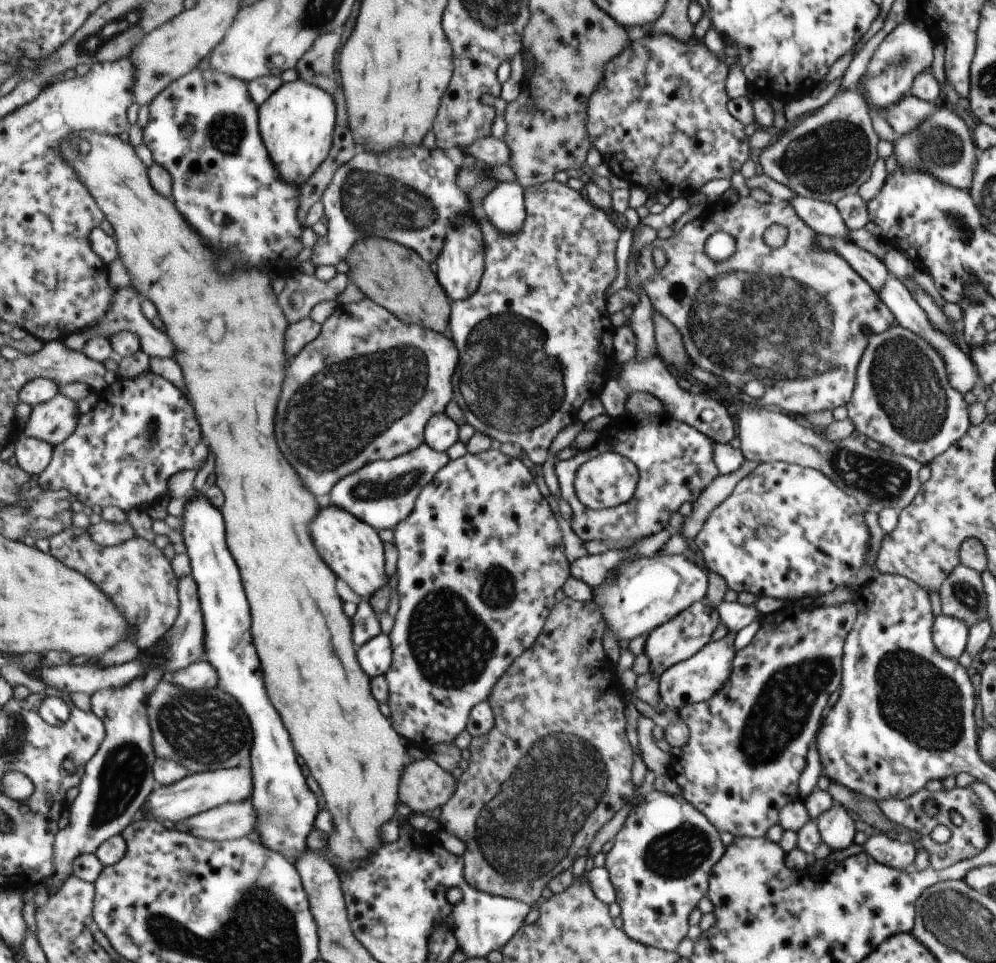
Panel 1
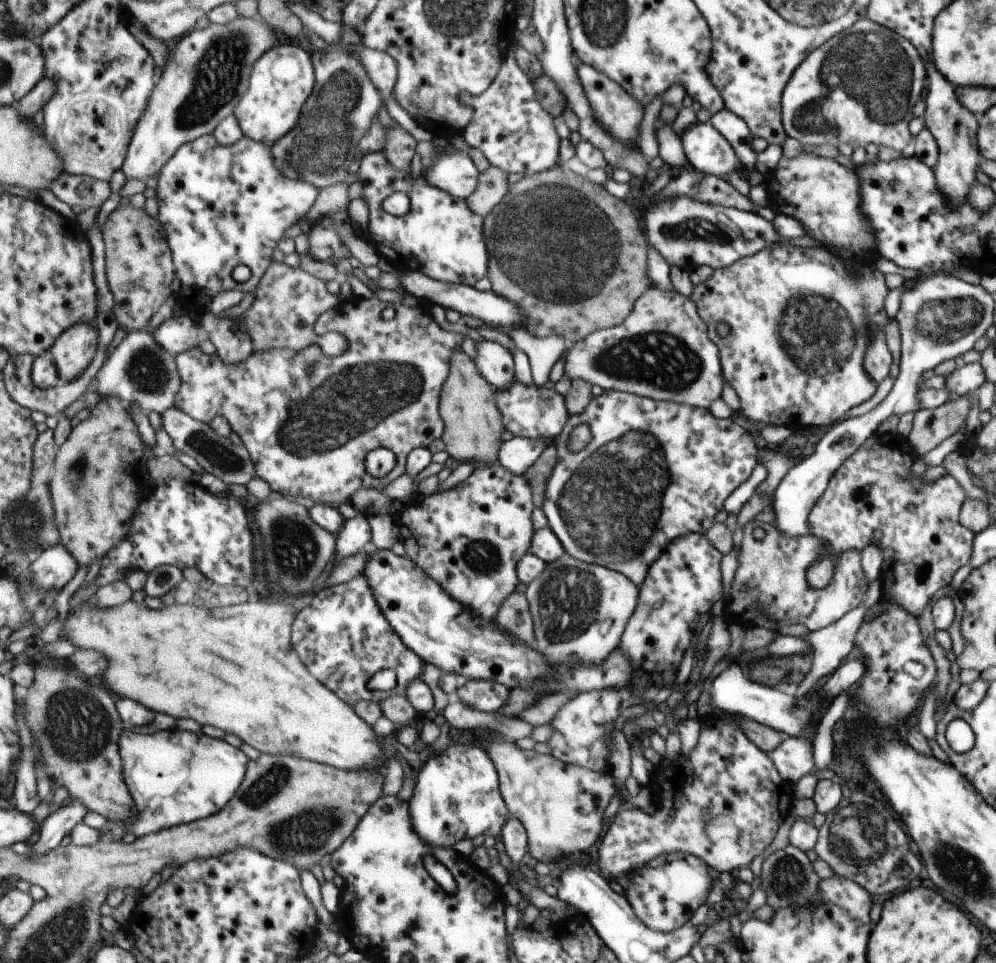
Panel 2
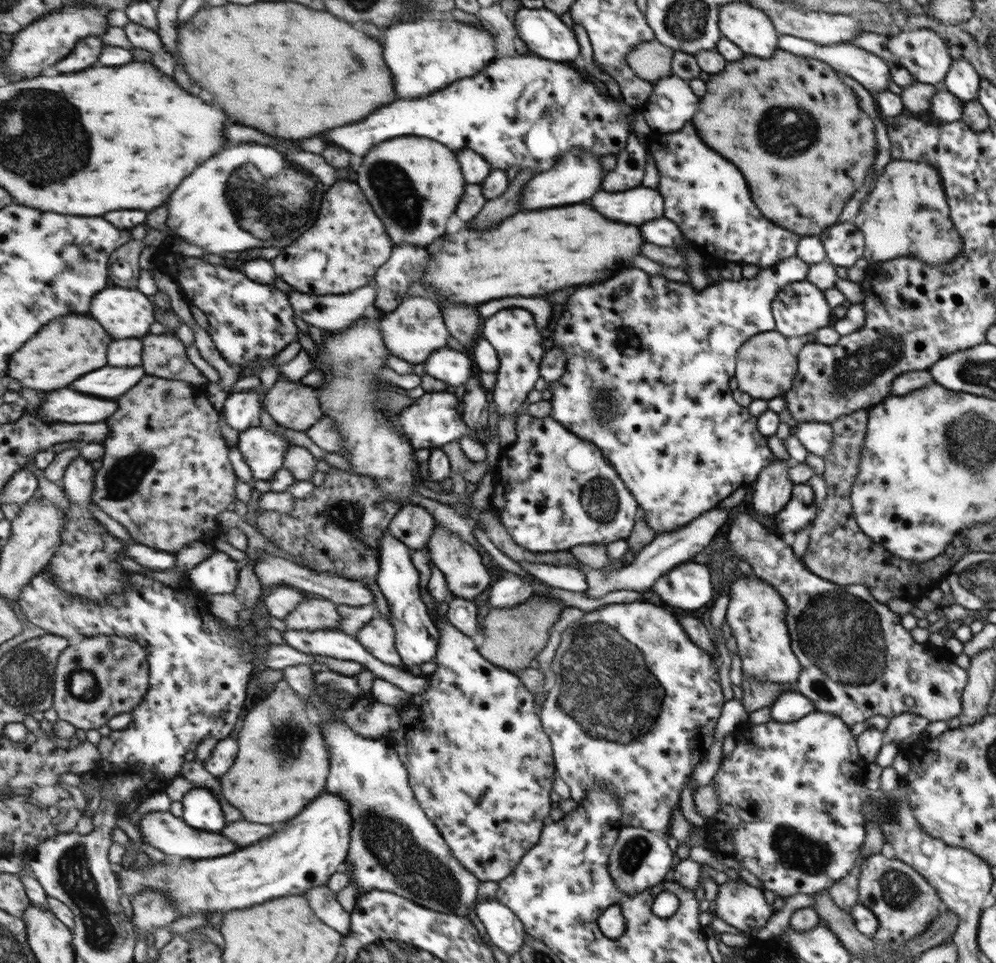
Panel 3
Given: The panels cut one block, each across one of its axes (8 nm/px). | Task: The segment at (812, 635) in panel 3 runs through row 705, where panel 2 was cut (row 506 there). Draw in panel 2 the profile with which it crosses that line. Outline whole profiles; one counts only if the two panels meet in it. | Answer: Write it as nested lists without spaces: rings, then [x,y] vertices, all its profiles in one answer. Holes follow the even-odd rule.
[[[874,432],[831,474],[823,494],[813,504],[807,516],[809,533],[821,540],[827,540],[827,544],[831,546],[827,549],[831,562],[835,560],[835,556],[847,550],[860,551],[867,544],[875,544],[879,548],[883,566],[878,576],[883,594],[871,608],[867,608],[863,620],[871,620],[873,616],[877,616],[883,602],[895,602],[899,608],[907,610],[907,614],[919,616],[929,604],[931,596],[941,588],[948,588],[955,571],[967,565],[973,555],[974,534],[958,521],[961,506],[966,500],[965,492],[949,475],[937,478],[933,484],[923,484],[921,477],[911,476],[909,472],[914,460],[915,455],[906,437],[896,433]],[[875,528],[882,532],[879,542],[873,540]]]

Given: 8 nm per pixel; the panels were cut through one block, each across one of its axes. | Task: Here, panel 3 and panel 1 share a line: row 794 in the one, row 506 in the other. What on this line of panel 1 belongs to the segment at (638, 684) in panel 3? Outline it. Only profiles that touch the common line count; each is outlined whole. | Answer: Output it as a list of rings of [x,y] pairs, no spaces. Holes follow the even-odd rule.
[[[624,410],[619,420],[610,419],[610,425],[595,444],[570,459],[559,459],[554,464],[560,496],[572,510],[571,530],[582,541],[633,541],[661,532],[667,528],[672,512],[684,502],[694,503],[699,493],[717,477],[712,444],[713,441],[701,431],[668,415],[636,417]],[[607,452],[628,458],[638,470],[638,481],[627,502],[593,510],[583,506],[574,493],[574,474],[584,462]]]

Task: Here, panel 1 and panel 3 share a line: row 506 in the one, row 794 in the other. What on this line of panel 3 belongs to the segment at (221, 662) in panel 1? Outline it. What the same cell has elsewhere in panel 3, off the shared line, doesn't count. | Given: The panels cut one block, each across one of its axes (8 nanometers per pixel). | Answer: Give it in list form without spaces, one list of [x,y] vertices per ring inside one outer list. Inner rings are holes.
[[[203,787],[190,790],[181,801],[183,820],[199,830],[221,833],[227,826],[223,806],[217,796]]]

